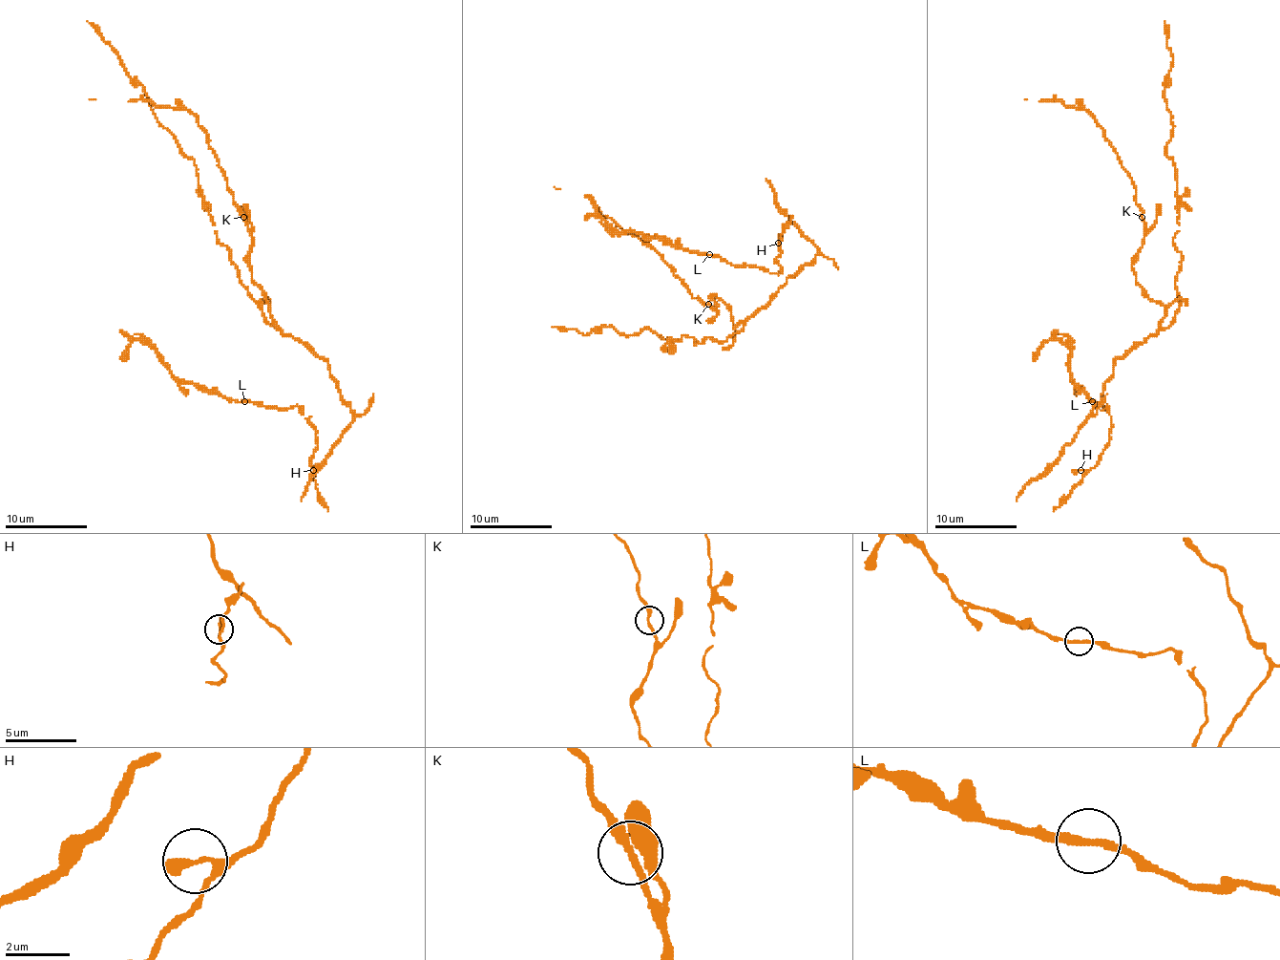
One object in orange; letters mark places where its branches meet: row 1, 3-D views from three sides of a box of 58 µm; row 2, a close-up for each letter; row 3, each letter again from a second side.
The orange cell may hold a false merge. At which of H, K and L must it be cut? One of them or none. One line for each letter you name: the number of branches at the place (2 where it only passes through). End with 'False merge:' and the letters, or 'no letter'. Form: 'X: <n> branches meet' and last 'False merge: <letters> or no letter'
False merge: no letter

